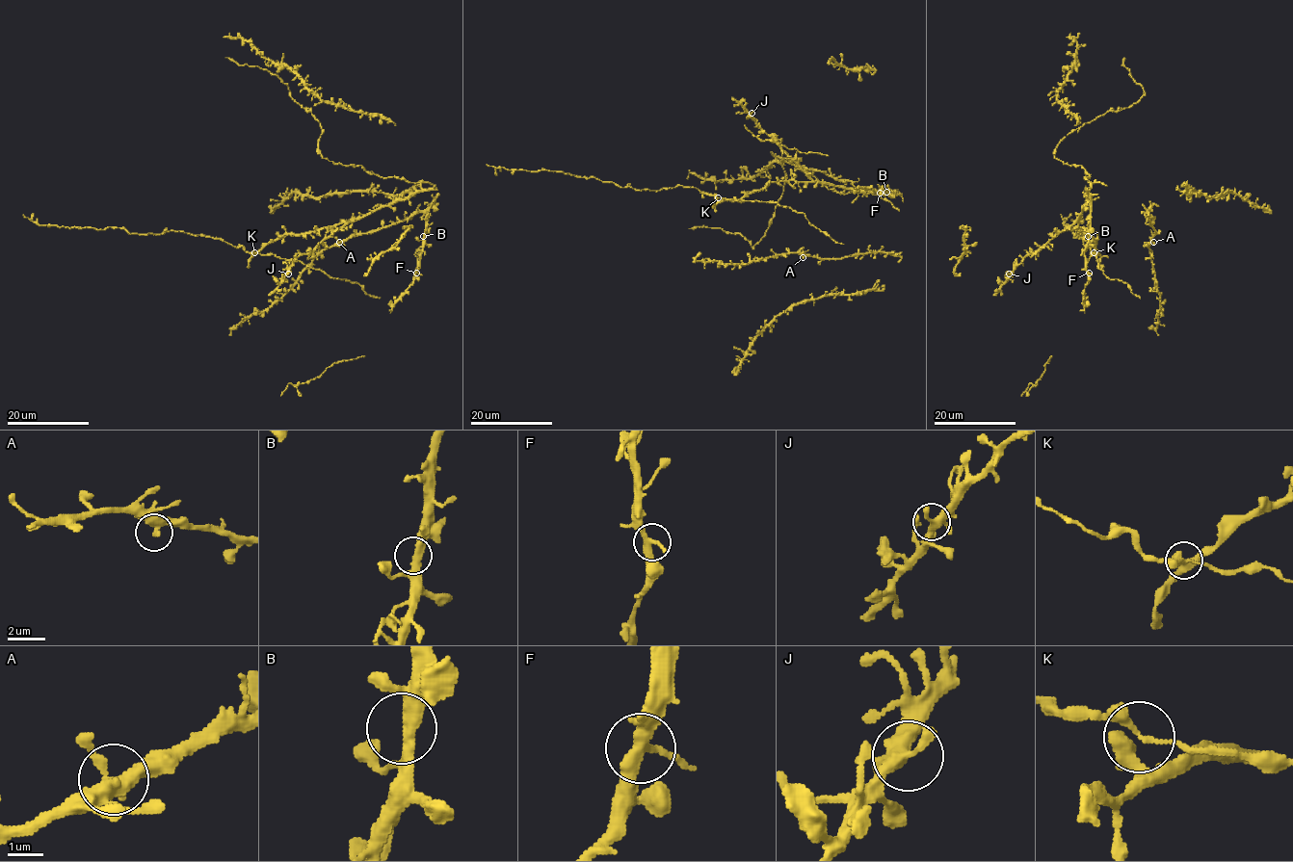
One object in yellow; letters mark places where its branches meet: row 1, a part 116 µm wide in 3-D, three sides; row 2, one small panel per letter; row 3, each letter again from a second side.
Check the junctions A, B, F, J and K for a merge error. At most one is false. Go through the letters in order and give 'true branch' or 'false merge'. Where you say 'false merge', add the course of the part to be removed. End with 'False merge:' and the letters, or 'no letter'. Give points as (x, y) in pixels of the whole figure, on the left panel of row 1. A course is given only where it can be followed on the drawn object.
A: true branch
B: true branch
F: true branch
J: true branch
K: true branch
False merge: no letter

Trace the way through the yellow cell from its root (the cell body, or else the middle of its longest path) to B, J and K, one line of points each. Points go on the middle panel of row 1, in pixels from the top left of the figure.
B: (733, 199), (763, 190), (771, 182), (788, 180), (820, 181), (855, 191), (901, 194), (886, 192)
J: (733, 199), (763, 190), (771, 182), (811, 180), (756, 124), (752, 113)
K: (733, 199), (718, 200), (717, 197)

